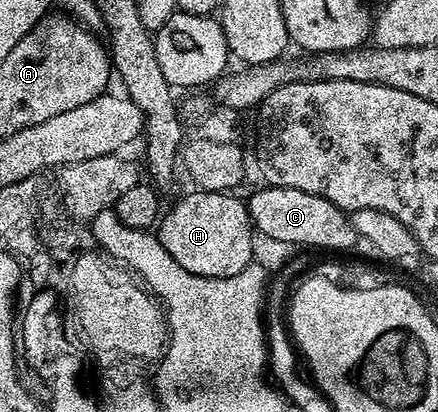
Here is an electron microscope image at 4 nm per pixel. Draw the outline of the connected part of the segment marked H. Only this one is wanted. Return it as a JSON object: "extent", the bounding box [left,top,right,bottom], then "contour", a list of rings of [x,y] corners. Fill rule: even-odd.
{"extent":[159,191,254,277],"contour":[[[196,191],[173,205],[169,214],[159,221],[159,236],[163,247],[179,267],[187,267],[195,275],[204,277],[230,277],[239,275],[254,260],[253,220],[249,217],[249,206],[229,191],[211,193]]]}

